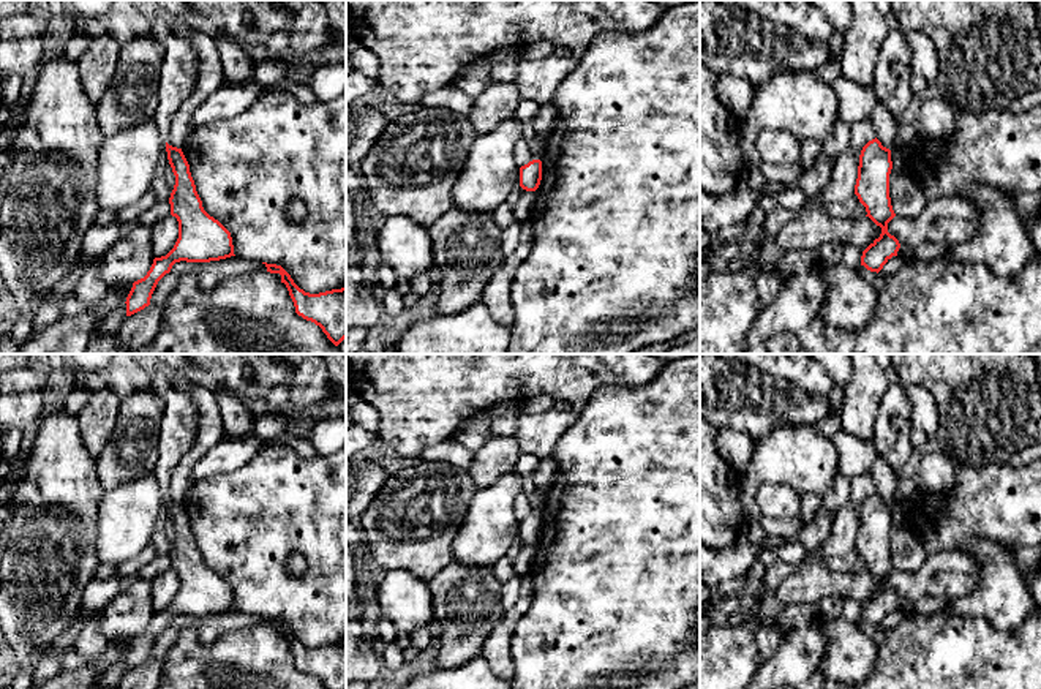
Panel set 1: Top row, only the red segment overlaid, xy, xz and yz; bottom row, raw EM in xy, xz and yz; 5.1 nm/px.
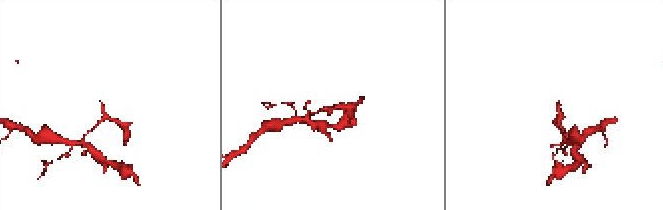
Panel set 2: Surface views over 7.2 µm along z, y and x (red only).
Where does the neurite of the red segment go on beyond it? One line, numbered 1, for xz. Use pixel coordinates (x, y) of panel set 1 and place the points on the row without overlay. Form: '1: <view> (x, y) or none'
1: none

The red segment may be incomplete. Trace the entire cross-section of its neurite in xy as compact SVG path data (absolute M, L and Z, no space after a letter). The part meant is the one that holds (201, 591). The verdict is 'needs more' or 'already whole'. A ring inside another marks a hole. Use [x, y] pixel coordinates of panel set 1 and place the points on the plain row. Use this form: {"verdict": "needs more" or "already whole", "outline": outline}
{"verdict": "already whole", "outline": "M166 496L166 506L175 529L169 558L171 569L179 575L179 593L166 610L153 613L144 632L133 637L125 656L126 670L150 659L158 635L171 626L175 616L210 616L235 610L231 586L202 561L182 503Z"}

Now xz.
{"verdict": "already whole", "outline": "M532 514L520 521L520 540L526 545L536 545L542 534L542 515Z"}

